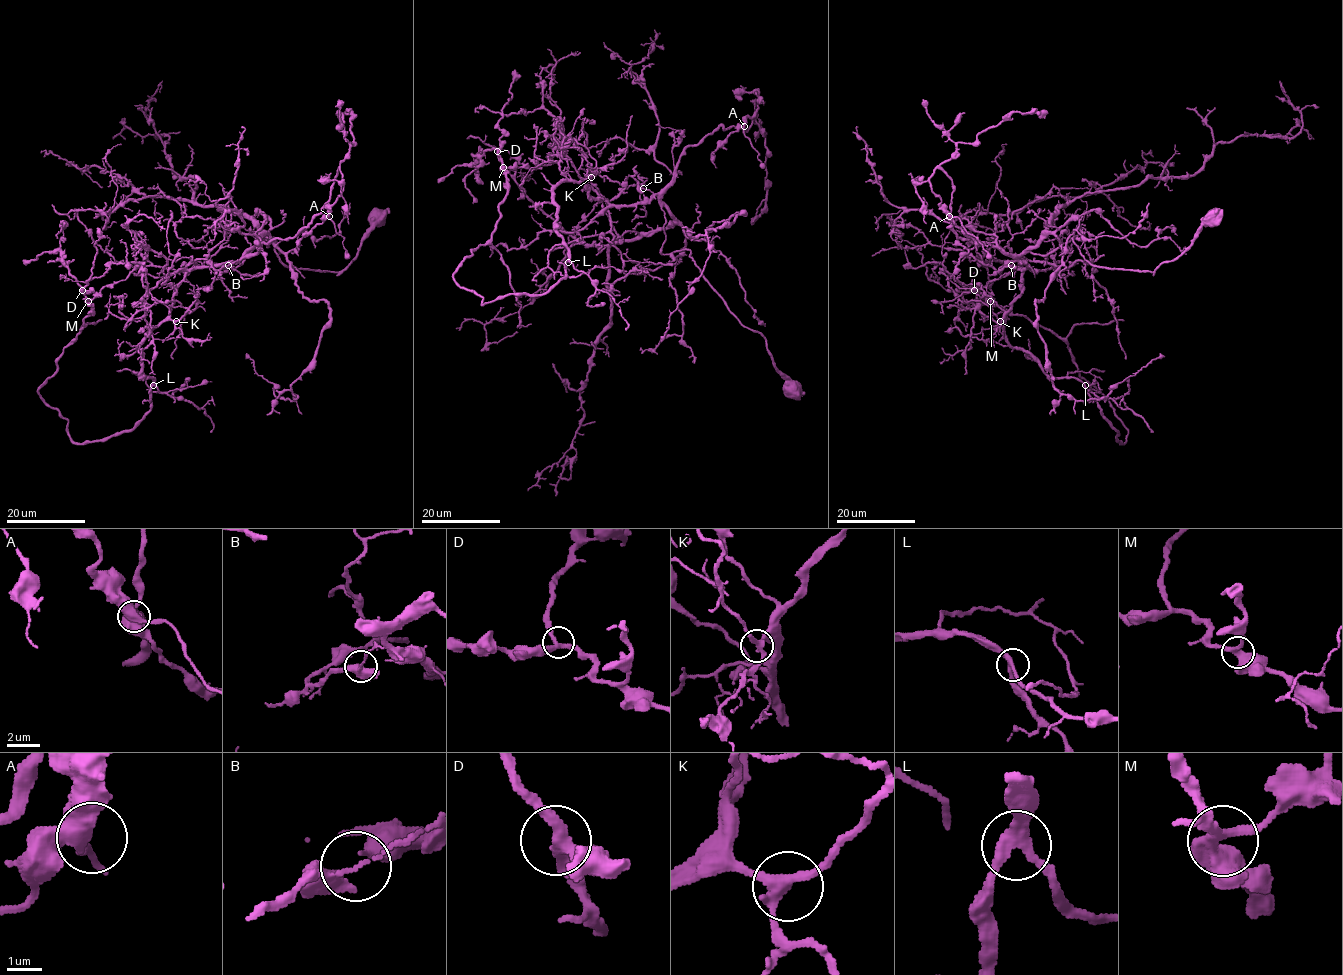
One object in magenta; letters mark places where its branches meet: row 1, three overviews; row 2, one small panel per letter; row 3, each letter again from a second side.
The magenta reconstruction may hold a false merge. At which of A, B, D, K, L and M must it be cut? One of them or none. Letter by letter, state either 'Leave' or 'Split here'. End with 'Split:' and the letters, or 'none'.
A: Leave
B: Split here
D: Leave
K: Leave
L: Leave
M: Leave
Split: B

